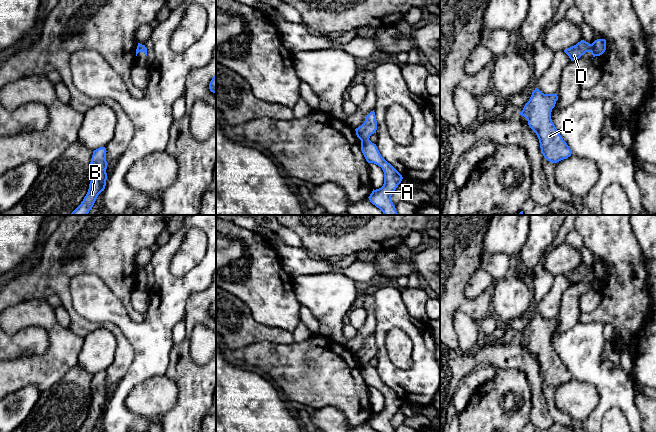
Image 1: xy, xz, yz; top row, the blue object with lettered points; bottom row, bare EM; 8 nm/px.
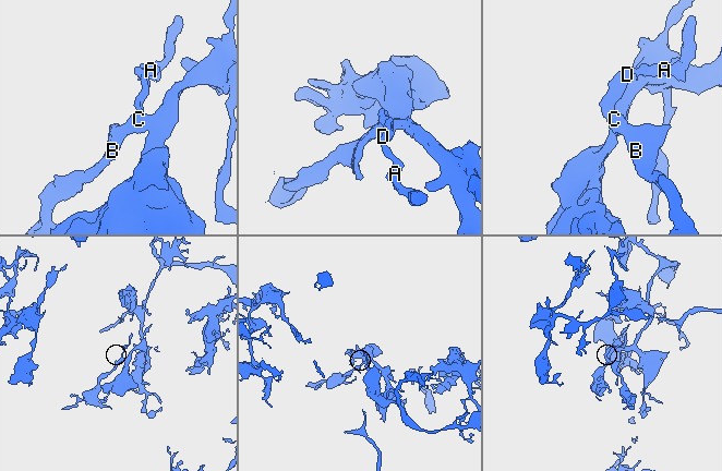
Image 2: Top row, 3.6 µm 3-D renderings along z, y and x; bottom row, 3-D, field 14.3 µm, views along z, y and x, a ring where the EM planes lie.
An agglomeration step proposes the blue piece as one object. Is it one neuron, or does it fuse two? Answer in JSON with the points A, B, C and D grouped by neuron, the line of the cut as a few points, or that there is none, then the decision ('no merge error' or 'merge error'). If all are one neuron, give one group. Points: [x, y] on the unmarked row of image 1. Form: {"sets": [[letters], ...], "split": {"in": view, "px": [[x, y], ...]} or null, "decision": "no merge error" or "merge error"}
{"sets": [["A"], ["B", "C", "D"]], "split": {"in": "xz", "px": [[368, 362], [361, 364]]}, "decision": "merge error"}

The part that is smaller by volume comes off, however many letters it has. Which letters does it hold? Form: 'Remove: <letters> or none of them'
Remove: A

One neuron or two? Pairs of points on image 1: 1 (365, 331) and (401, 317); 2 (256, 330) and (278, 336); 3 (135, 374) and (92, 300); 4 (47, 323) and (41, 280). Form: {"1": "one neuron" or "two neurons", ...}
{"1": "two neurons", "2": "one neuron", "3": "one neuron", "4": "two neurons"}

